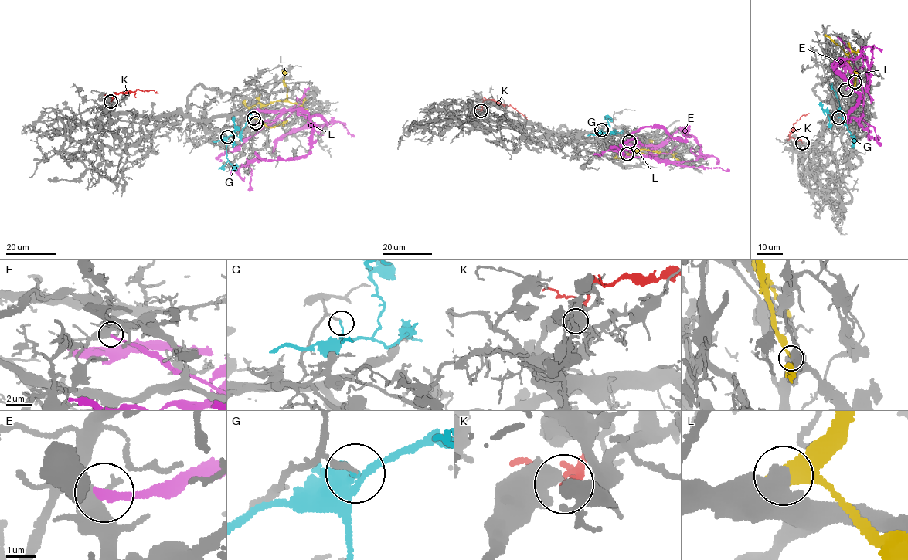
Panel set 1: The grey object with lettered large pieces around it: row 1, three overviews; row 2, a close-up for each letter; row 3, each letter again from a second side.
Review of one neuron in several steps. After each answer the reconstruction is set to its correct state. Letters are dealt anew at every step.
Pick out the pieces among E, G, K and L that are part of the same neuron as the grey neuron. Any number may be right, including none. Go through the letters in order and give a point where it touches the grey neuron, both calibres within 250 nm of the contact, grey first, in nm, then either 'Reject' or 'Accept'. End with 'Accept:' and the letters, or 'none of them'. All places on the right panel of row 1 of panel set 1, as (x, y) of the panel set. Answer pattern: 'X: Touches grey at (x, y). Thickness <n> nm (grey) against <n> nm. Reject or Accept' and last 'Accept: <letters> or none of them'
E: Touches grey at (845, 89). Thickness 480 nm (grey) against 240 nm. Reject
G: Touches grey at (838, 117). Thickness 160 nm (grey) against 130 nm. Reject
K: Touches grey at (802, 143). Thickness 550 nm (grey) against 240 nm. Reject
L: Touches grey at (855, 82). Thickness 800 nm (grey) against 440 nm. Reject
Accept: none of them

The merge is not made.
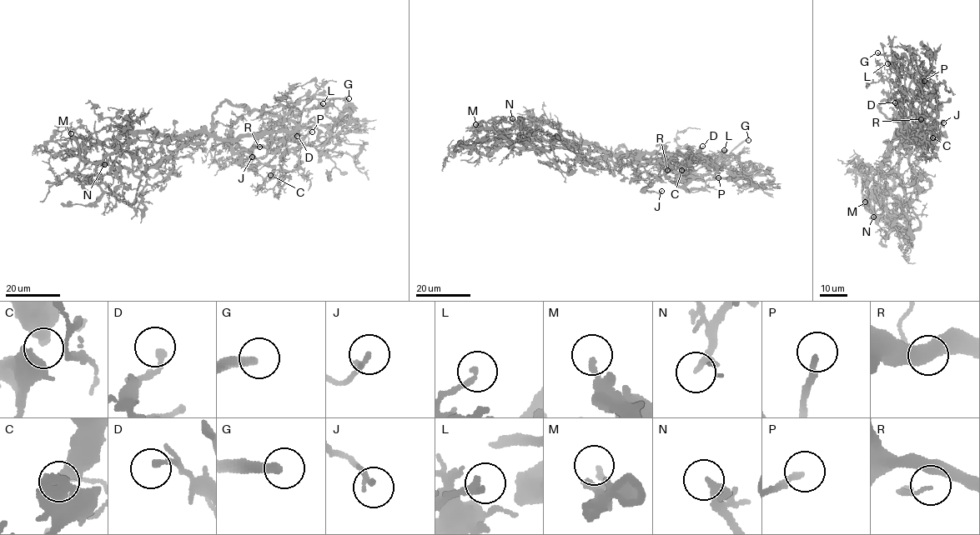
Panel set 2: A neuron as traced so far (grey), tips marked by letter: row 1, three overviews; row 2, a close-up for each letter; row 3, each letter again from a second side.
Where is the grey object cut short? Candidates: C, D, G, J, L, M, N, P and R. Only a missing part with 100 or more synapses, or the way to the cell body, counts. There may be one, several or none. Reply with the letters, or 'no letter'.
G

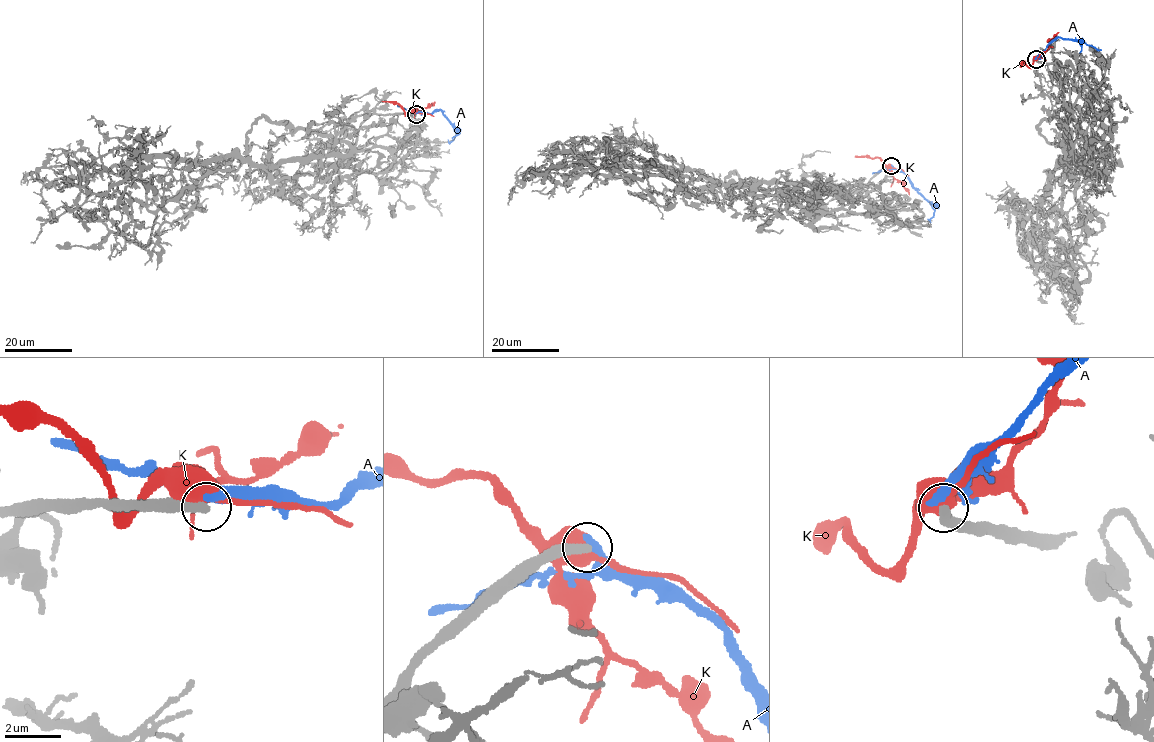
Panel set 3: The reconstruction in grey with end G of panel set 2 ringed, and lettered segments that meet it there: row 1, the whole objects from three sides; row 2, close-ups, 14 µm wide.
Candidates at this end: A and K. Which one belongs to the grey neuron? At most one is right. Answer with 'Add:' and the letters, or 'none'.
Add: none

